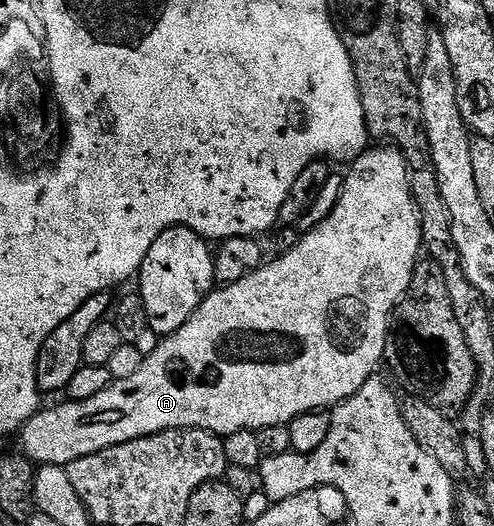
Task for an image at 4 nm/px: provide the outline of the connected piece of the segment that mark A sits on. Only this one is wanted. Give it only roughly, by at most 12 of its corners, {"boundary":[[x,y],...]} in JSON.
{"boundary":[[394,145],[284,255],[206,295],[36,465],[353,397],[424,250]]}

